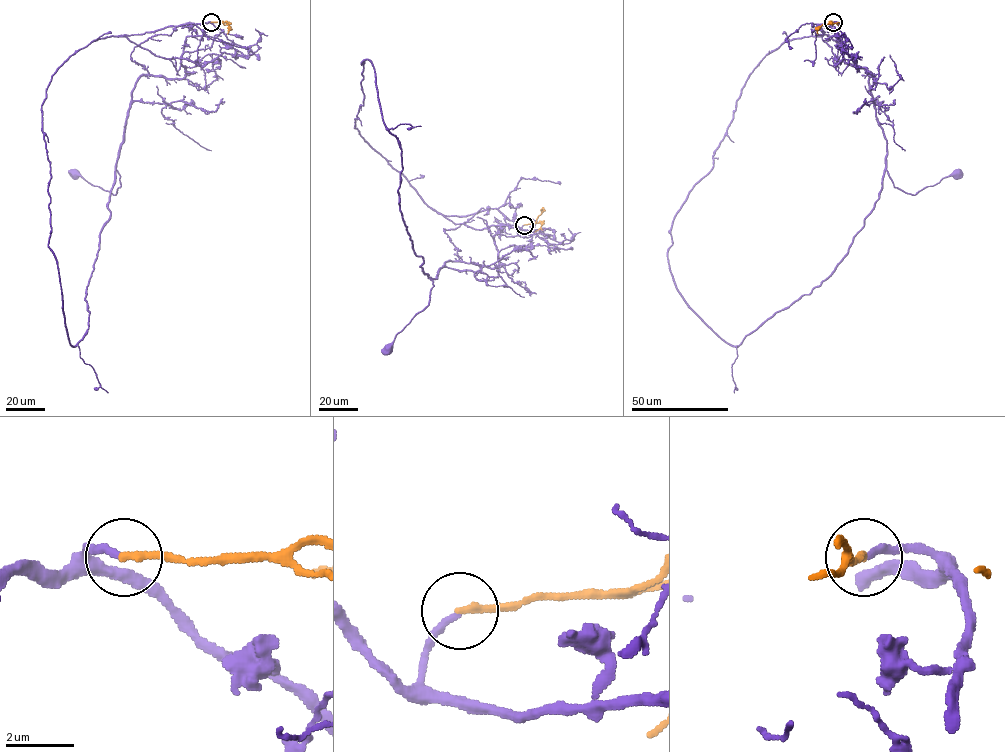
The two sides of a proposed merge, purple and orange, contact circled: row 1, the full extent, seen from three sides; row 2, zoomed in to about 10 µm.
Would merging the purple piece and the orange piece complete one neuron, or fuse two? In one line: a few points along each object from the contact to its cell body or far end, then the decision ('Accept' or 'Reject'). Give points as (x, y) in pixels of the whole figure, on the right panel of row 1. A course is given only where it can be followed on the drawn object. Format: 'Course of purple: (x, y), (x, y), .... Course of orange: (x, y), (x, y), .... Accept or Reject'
Course of purple: (833, 22), (825, 26), (843, 60), (876, 78), (869, 75), (869, 89), (893, 185), (914, 195), (956, 175). Course of orange: (833, 22), (822, 25), (817, 29), (818, 33). Accept

